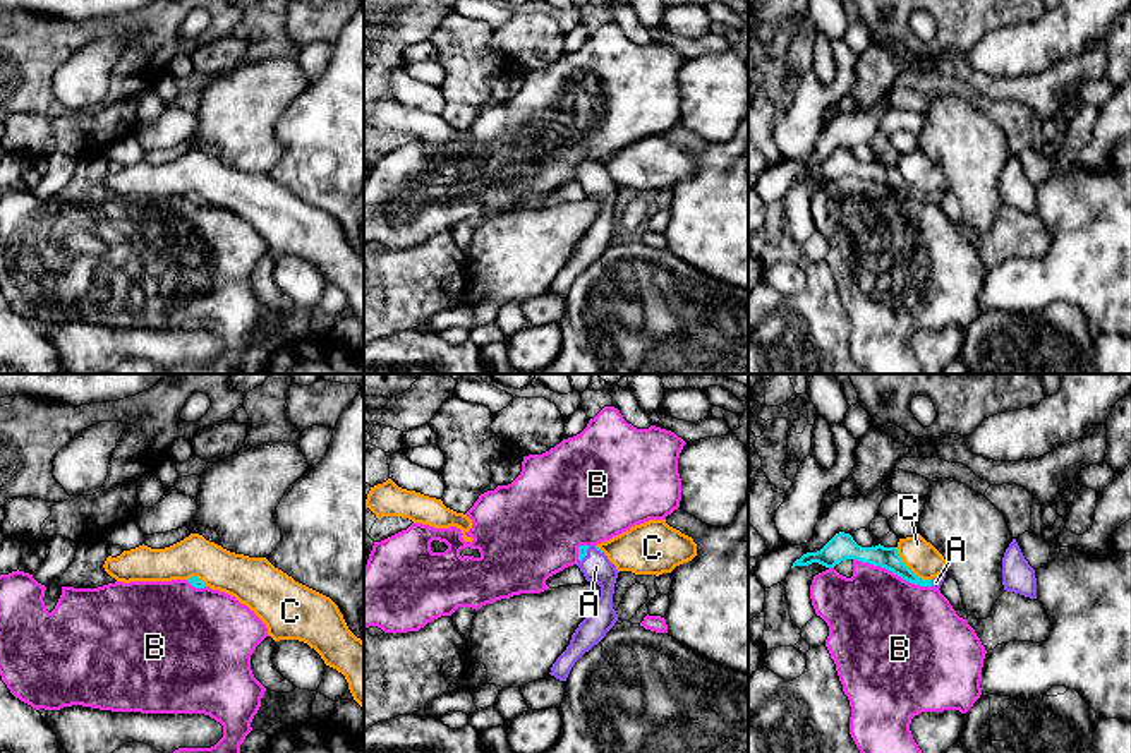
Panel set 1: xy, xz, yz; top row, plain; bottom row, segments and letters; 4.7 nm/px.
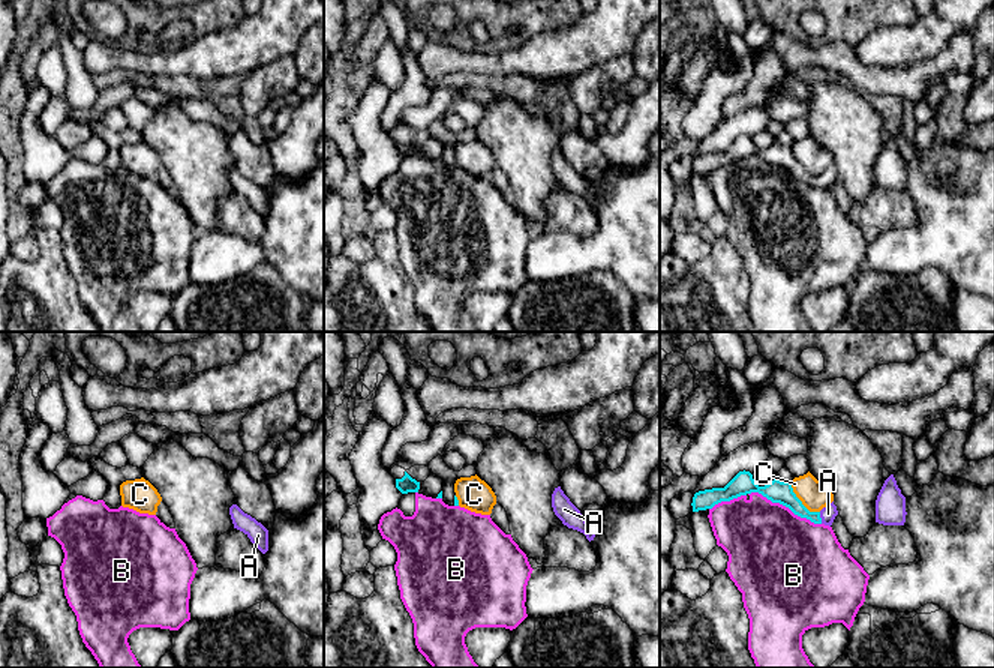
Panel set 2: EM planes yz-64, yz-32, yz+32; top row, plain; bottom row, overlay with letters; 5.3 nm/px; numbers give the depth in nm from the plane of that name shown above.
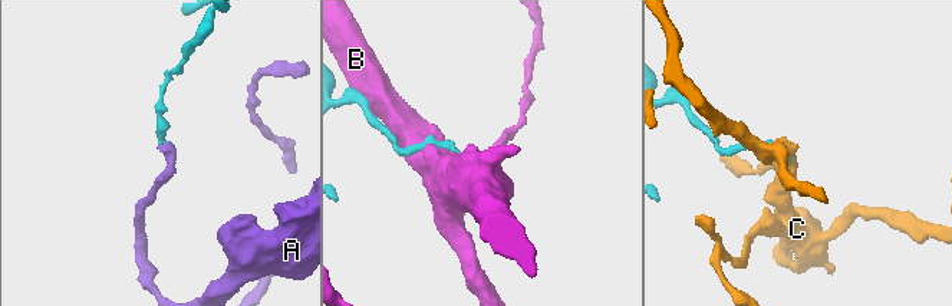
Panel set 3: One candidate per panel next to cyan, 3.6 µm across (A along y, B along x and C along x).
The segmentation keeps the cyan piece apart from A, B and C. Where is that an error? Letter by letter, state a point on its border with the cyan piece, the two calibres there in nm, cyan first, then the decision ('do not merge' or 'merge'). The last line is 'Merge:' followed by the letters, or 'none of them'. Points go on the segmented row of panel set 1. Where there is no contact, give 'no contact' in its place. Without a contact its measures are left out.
A: contact xz (586, 554); calibres 50 and 140 nm; merge
B: contact yz (893, 572); calibres 100 and 480 nm; do not merge
C: contact yz (908, 568); calibres 100 and 160 nm; do not merge
Merge: A

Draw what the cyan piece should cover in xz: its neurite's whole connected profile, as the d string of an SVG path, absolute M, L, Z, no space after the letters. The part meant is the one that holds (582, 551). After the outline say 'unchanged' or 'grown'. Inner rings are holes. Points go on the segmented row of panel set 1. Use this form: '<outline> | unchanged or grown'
M596 545L578 547L577 566L587 581L597 583L601 587L601 597L572 635L566 650L551 667L549 674L559 681L566 681L575 662L594 645L597 645L618 621L618 614L613 609L614 583L620 573L616 566Z | grown

